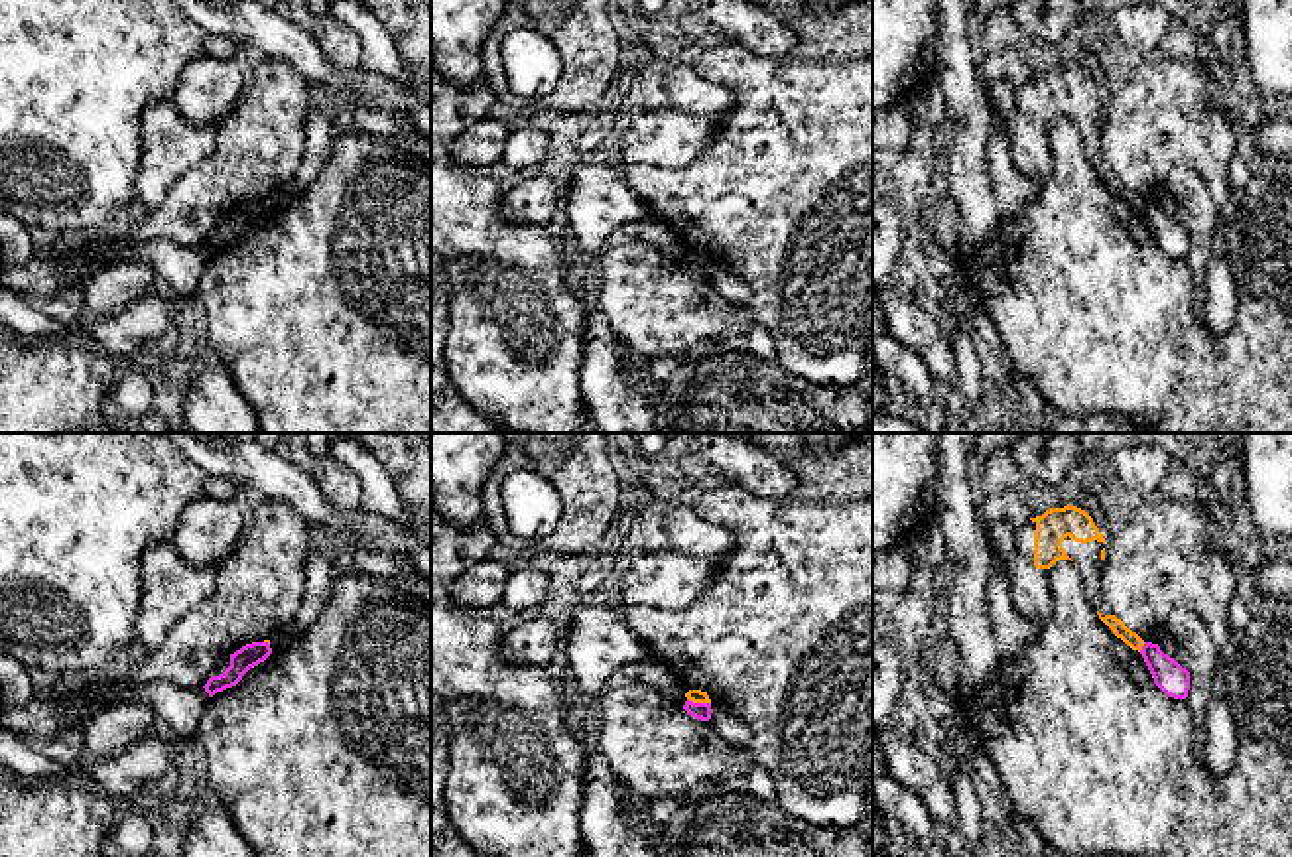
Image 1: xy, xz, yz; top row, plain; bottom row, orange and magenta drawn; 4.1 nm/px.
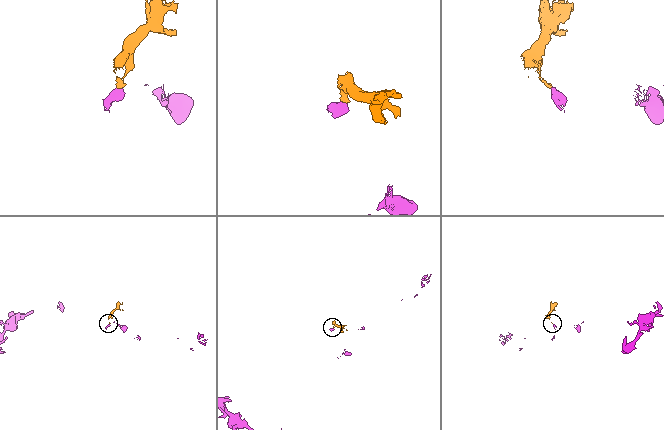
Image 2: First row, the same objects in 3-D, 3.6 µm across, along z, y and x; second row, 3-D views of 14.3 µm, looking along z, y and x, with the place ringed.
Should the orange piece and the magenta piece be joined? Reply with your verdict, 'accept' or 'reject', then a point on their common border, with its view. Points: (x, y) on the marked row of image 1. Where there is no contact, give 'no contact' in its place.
reject | xz (700, 702)

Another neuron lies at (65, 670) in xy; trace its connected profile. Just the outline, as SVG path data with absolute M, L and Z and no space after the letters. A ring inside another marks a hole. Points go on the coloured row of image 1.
M0 433L0 652L16 656L30 672L43 680L65 680L71 676L100 672L116 652L120 652L122 648L130 648L130 644L136 640L134 626L144 593L142 556L148 552L150 546L158 542L171 542L181 510L195 498L236 500L236 489L230 481L201 471L191 459L187 459L173 443L165 441L160 433Z

